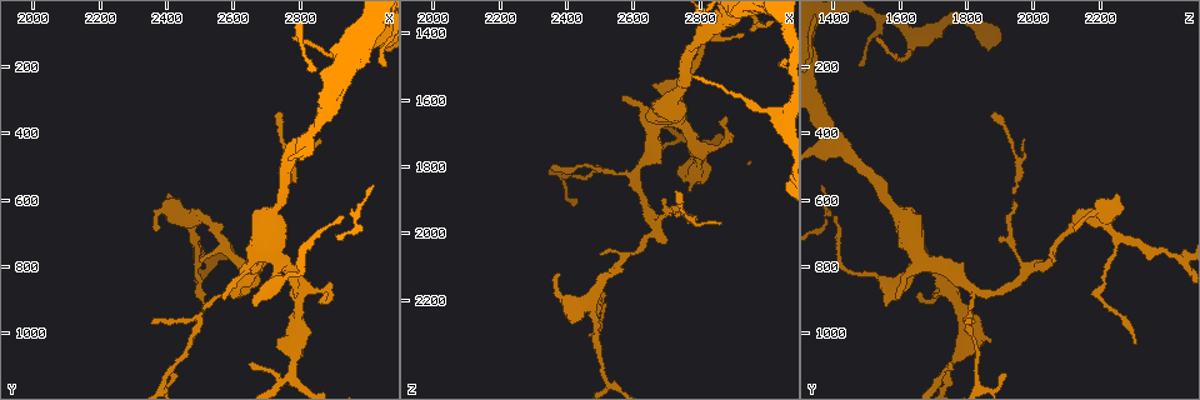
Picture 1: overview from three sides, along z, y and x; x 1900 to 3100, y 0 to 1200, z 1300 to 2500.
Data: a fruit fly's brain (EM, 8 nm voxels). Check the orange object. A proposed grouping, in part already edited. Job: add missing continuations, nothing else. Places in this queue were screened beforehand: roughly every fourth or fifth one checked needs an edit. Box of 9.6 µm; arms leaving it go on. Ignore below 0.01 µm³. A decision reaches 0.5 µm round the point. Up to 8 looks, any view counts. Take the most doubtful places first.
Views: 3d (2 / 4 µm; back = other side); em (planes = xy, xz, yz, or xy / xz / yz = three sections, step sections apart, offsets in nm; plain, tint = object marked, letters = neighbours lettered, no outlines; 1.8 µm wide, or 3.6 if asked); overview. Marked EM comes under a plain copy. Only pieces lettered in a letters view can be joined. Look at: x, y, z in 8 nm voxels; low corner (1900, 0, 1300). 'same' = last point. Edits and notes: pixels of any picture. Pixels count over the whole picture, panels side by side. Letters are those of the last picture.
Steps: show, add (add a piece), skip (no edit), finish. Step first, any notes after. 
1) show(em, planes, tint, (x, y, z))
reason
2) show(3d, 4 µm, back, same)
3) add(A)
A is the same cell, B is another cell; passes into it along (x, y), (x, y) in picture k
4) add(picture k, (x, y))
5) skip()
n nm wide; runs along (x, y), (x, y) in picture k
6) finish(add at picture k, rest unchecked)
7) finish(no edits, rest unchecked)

show(em, planes, letters, (2570, 890, 1580))

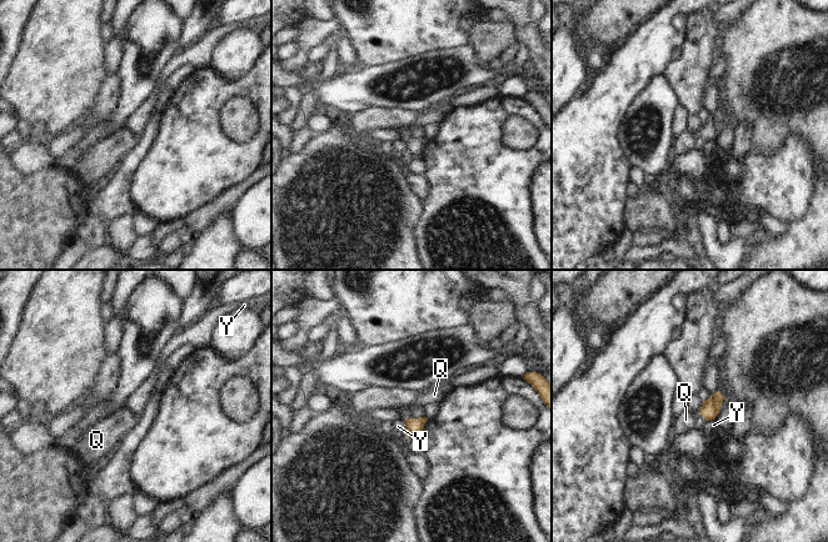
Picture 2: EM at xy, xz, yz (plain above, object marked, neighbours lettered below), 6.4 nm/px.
add(Q)
110 nm wide; Q is the same cell, Y is another cell; the neuron continues

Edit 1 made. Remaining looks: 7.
show(3d, 2 µm, (2510, 930, 2240))
sharp bend

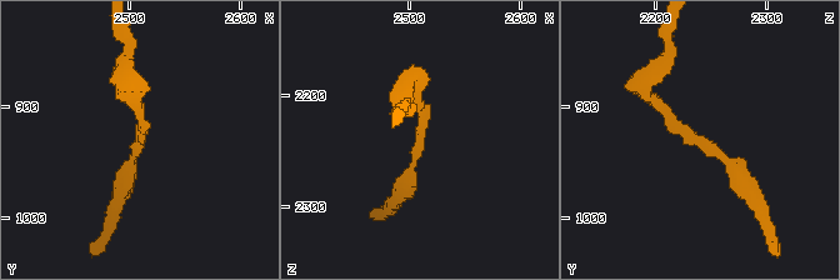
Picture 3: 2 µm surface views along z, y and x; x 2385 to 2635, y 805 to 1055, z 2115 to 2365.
show(em, xz, step 16, tint, (2510, 920, 2232))
shape alone is not enough

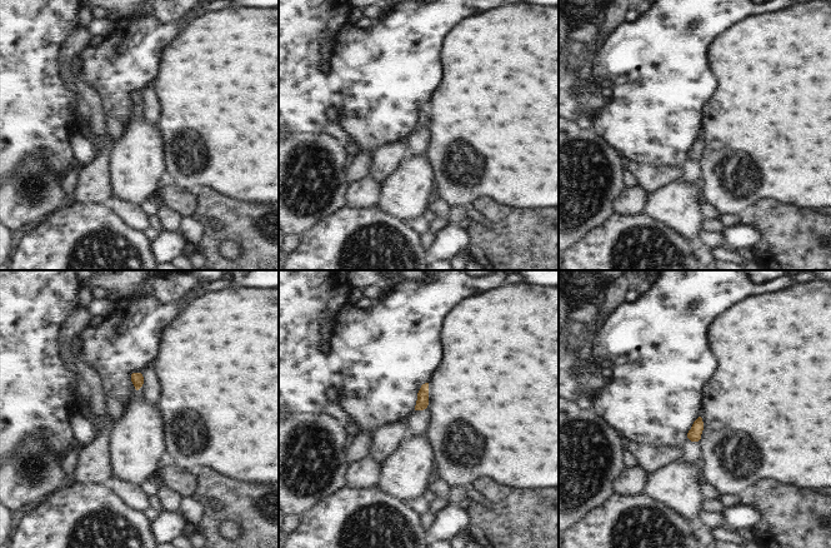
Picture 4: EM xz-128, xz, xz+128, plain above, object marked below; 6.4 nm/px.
show(em, planes, letters, same)
cut it another way

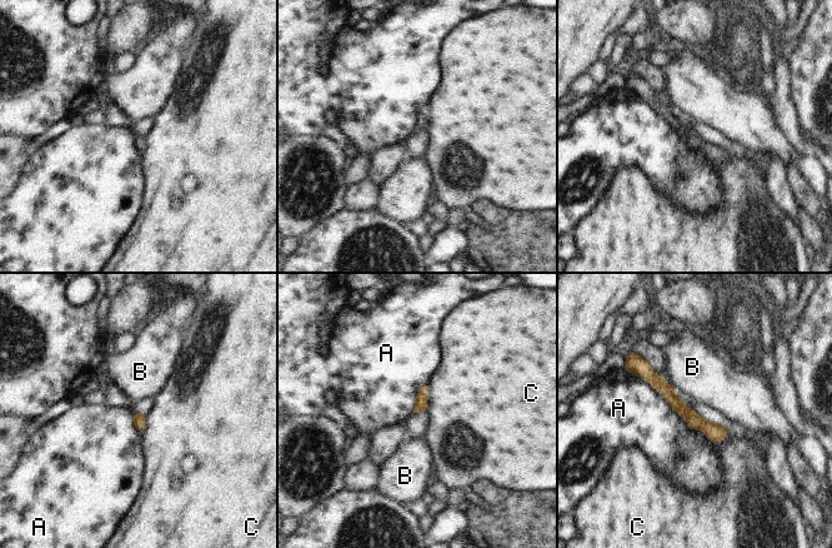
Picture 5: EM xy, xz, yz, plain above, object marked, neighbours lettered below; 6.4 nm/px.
skip()
80 nm wide; A, B and C are other cells; runs along (640, 365), (696, 422), (721, 437) in picture 5; no lettered piece goes on from it

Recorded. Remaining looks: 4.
show(em, 3.6 µm, planes, tint, (2730, 630, 1600))
thick turns thin

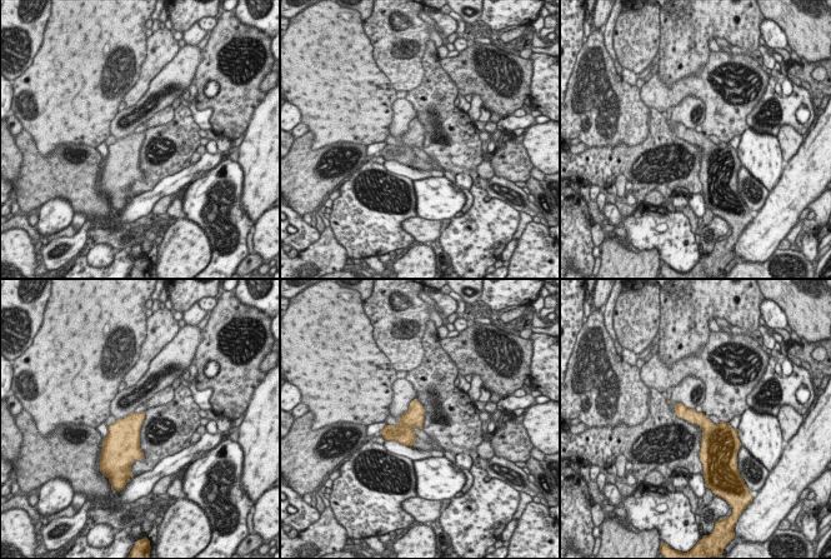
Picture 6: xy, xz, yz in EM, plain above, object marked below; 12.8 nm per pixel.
show(em, 3.6 µm, planes, letters, same)
see the neighbours

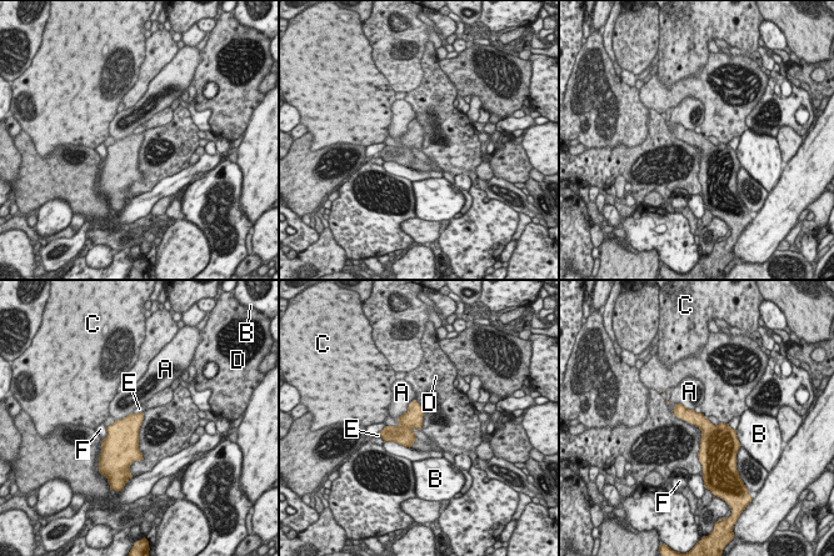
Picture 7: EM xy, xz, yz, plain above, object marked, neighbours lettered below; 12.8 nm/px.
skip()
A touches over 280 nm; A, B, C, D, E and F are other cells; none of them fits

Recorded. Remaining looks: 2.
finish(add at picture 2, rest unchecked)

